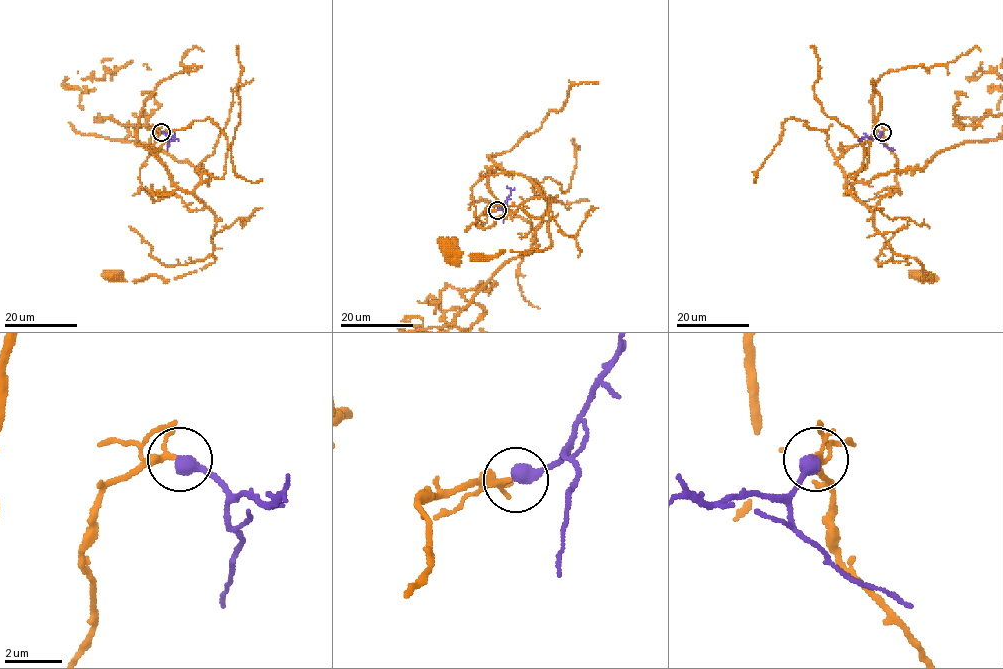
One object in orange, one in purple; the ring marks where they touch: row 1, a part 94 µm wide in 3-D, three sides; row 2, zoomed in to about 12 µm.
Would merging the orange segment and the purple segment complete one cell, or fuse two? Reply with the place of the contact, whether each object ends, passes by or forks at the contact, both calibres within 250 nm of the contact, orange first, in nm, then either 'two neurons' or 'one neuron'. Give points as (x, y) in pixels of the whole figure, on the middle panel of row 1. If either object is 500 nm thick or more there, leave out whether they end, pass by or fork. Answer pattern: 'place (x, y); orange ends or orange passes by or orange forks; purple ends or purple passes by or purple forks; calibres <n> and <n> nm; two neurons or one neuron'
place (497, 210); calibres 170 and 500 nm; one neuron

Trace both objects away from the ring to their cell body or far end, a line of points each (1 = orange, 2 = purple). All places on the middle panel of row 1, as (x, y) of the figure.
1: (497, 210), (476, 224), (489, 228), (545, 196), (552, 202), (551, 245), (483, 258), (448, 247)
2: (497, 210), (504, 205), (511, 193), (507, 186)

